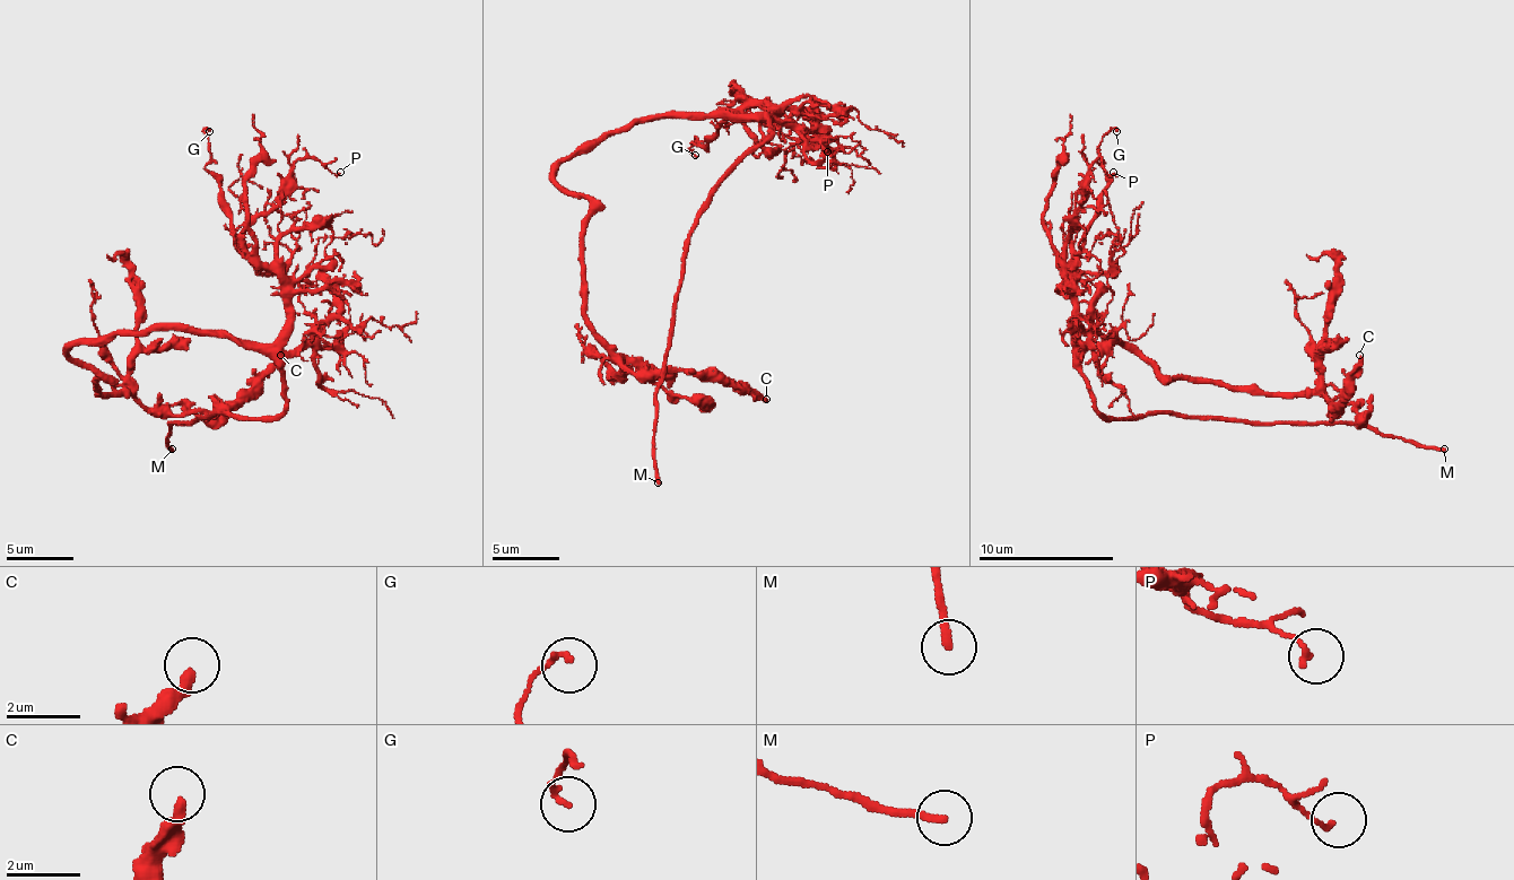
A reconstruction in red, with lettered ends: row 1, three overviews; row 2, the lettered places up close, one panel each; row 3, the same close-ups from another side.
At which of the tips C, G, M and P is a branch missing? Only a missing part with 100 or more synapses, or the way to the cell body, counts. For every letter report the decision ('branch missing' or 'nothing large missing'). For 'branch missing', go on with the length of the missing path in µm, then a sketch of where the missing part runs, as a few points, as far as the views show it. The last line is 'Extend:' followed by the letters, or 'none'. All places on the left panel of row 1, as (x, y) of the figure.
C: nothing large missing
G: nothing large missing
M: branch missing; about 50 µm are missing
P: nothing large missing
Extend: M

